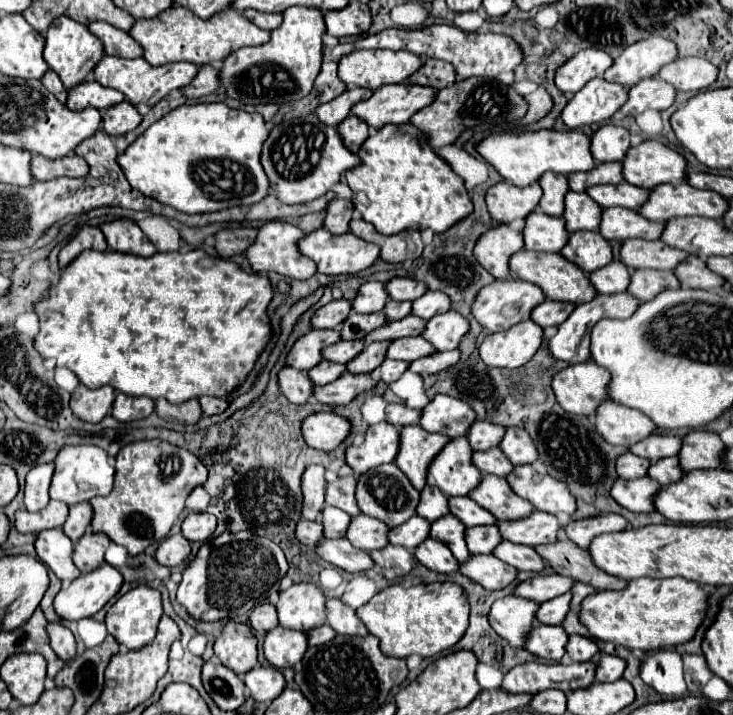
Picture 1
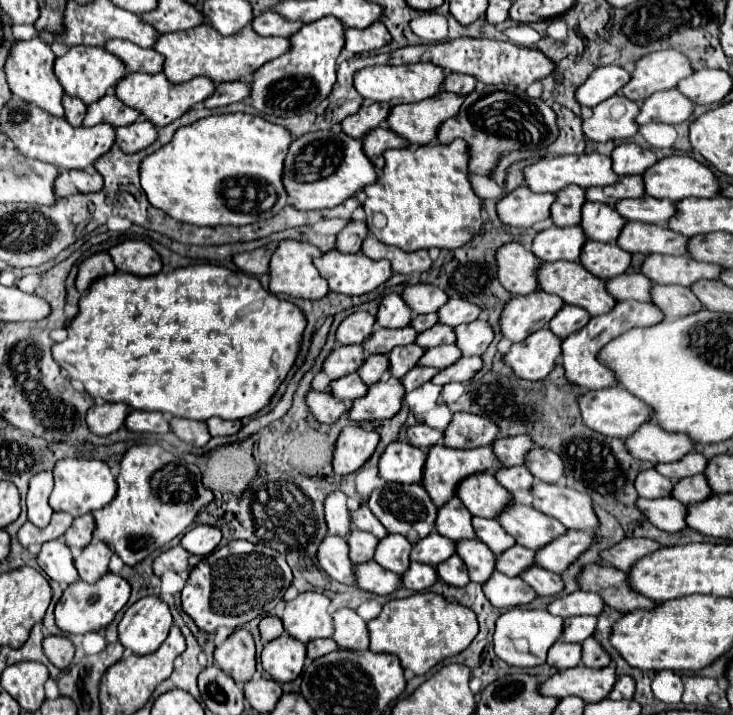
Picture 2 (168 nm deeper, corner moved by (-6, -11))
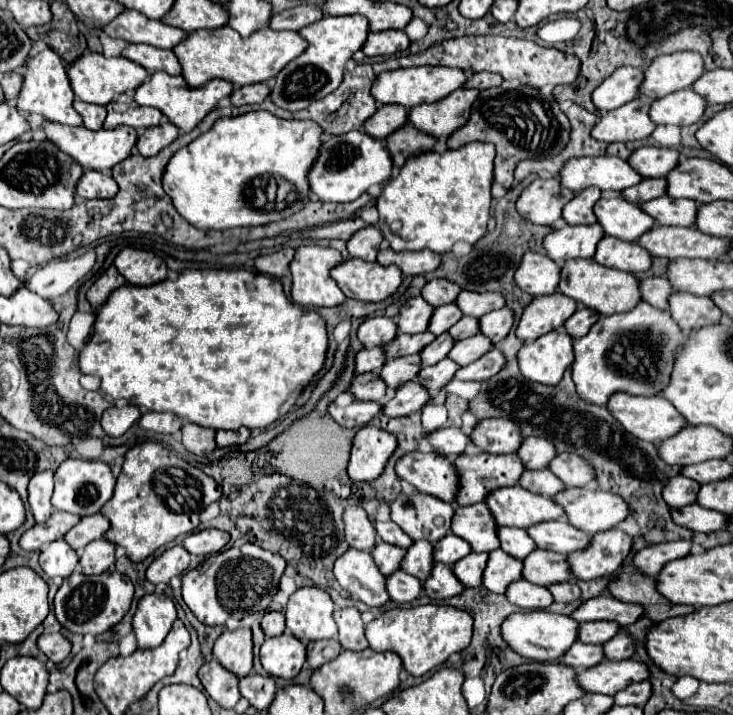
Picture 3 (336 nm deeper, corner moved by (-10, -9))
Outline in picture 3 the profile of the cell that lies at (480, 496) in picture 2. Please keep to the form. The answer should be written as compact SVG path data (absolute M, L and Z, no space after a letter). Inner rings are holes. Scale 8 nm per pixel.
M511 486L495 490L487 496L487 506L491 508L499 526L529 528L539 522L565 518L561 506L551 498L531 494L521 486Z

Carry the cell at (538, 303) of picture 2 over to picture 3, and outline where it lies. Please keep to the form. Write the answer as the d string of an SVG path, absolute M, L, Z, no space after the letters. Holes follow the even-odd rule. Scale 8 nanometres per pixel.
M561 292L537 296L521 316L521 322L517 326L517 338L531 342L533 338L539 338L551 330L559 330L563 328L567 318L573 316L575 310L575 300Z

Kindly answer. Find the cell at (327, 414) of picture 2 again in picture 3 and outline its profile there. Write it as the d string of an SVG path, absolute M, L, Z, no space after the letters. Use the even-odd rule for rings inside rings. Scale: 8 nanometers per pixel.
M355 400L347 408L341 408L337 404L331 404L329 406L329 414L343 428L355 428L355 426L369 424L371 418L375 418L381 412L381 408L383 406L379 402L361 402L361 400Z

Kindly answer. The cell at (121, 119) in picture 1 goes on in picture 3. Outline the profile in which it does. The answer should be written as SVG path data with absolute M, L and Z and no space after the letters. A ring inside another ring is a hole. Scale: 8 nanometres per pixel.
M163 120L161 126L155 126L151 130L139 132L137 150L141 156L153 156L159 154L163 148L167 148L175 138L179 136L179 128L171 124L169 120Z

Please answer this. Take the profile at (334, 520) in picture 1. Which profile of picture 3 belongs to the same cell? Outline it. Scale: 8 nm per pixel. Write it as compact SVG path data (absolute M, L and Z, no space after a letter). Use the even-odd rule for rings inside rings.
M379 542L379 544L375 546L375 550L373 550L375 564L379 566L379 570L381 570L383 576L389 576L389 574L393 574L395 570L401 568L403 554L405 554L403 548L391 546L391 544L385 544L385 542Z

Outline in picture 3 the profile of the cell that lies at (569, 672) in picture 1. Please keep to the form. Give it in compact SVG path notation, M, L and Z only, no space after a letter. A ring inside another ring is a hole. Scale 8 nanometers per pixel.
M603 660L601 664L577 674L577 682L587 692L613 696L633 682L649 680L649 666L639 660Z

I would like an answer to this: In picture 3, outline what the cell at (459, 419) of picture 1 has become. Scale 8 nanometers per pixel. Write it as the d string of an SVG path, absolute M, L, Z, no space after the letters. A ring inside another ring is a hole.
M487 418L471 432L477 448L489 454L515 454L523 442L519 426L509 418Z

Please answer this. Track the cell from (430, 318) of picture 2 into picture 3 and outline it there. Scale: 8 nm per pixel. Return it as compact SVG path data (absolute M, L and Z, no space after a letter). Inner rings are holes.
M445 304L445 306L439 306L435 308L433 316L431 316L431 322L429 322L429 332L433 334L443 334L447 332L455 322L459 322L459 318L463 316L463 312L455 306L455 304Z

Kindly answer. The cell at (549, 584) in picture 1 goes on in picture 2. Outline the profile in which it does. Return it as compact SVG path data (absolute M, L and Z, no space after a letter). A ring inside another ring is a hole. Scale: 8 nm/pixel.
M575 590L567 596L559 596L555 598L547 610L555 616L561 618L569 618L569 616L579 616L579 614L591 614L597 616L603 608L603 600L593 594L593 592L583 592L583 590Z

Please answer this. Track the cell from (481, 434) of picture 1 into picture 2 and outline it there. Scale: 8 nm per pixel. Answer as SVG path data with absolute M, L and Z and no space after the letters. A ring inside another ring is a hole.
M511 436L511 438L499 438L491 446L495 456L499 456L499 462L503 466L517 466L523 464L525 454L533 448L533 442L529 436Z

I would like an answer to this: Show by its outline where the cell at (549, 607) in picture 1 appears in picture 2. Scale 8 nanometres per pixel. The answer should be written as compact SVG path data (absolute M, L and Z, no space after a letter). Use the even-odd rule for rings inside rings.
M571 616L571 620L563 622L563 642L583 642L595 630L595 616Z

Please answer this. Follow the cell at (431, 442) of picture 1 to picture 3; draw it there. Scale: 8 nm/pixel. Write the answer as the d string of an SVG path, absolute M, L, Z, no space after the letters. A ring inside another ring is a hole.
M461 454L455 458L461 488L457 496L459 506L471 506L483 502L487 494L497 488L519 484L525 466L517 454Z

